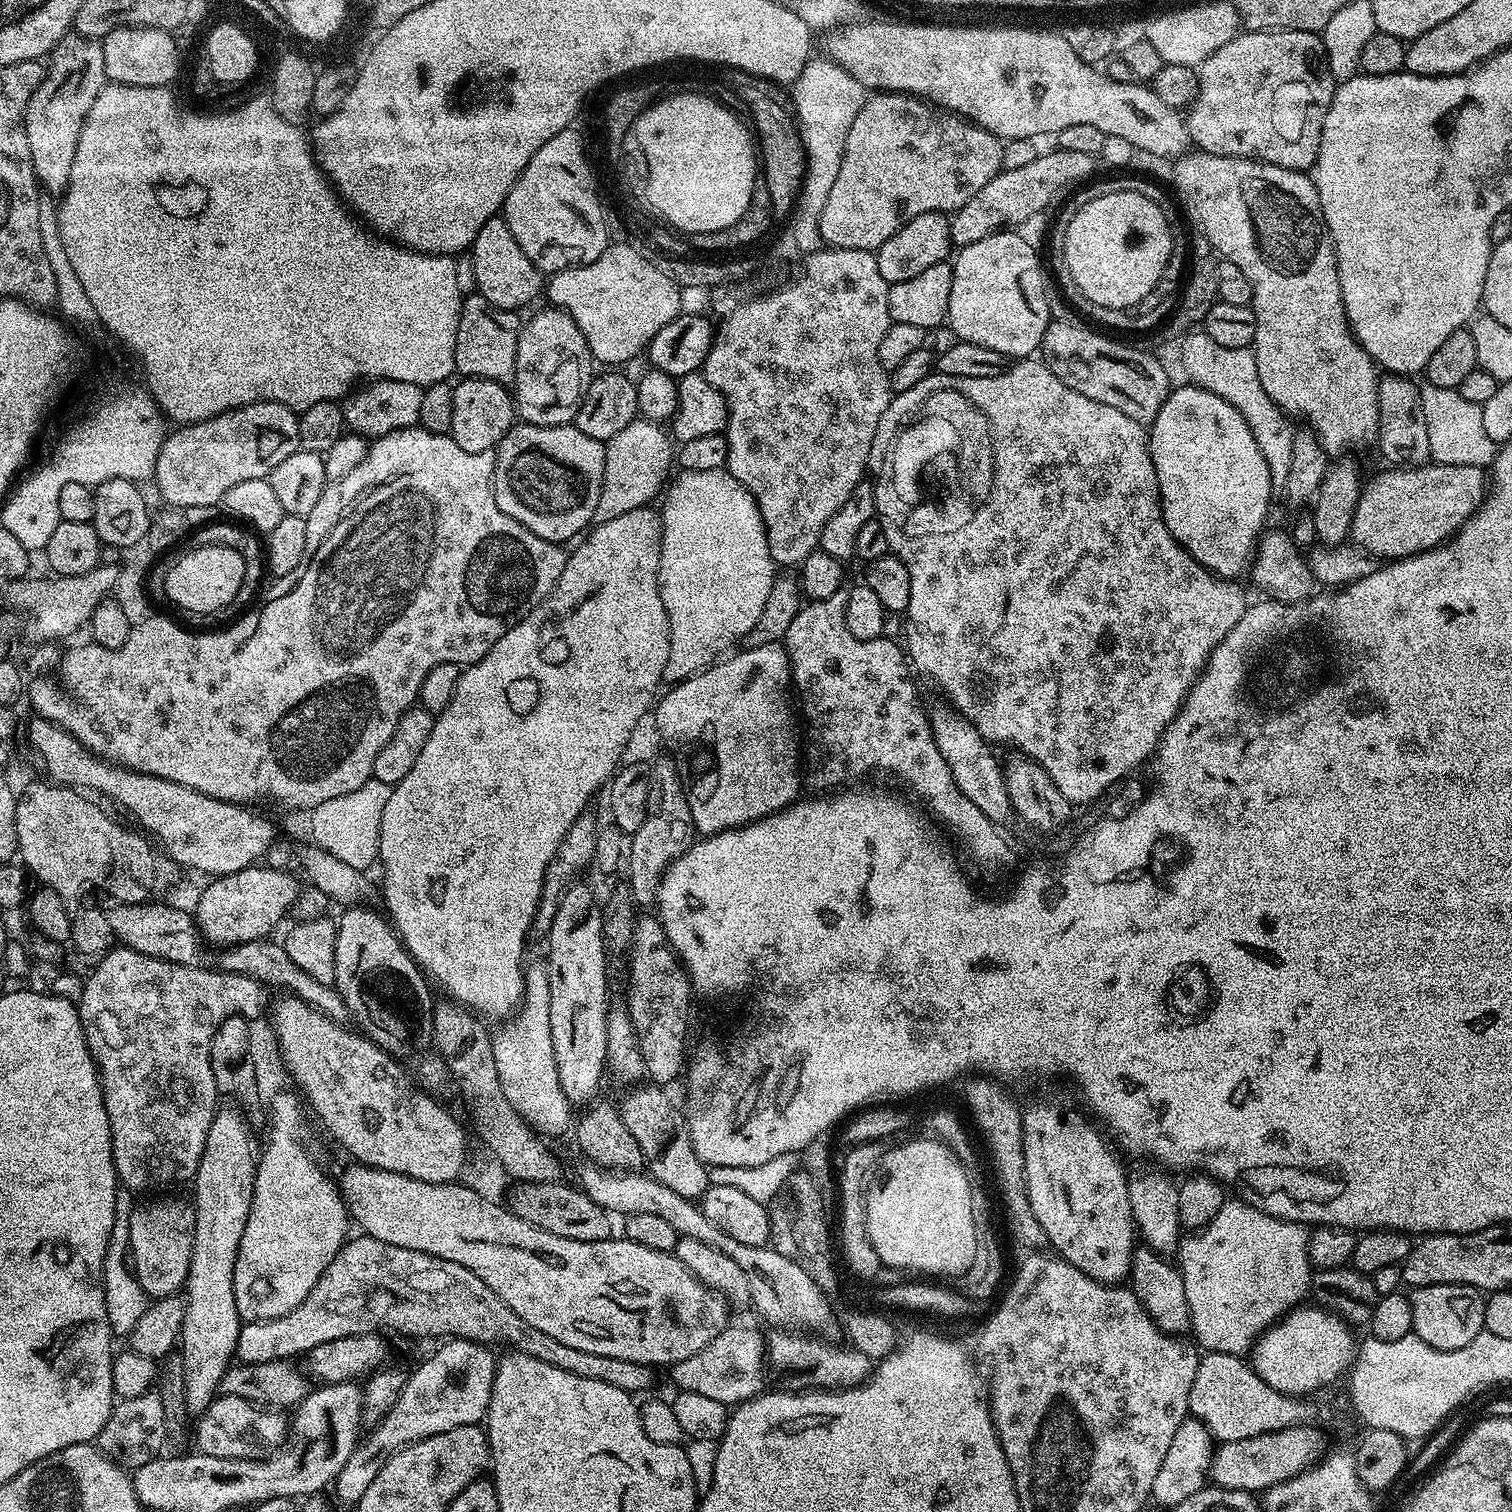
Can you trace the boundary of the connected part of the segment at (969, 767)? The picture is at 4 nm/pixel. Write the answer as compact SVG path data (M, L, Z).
M940 702L936 709L928 712L928 721L934 734L934 742L938 742L938 750L942 758L946 758L946 766L952 771L952 783L990 818L993 824L1004 826L1008 819L1013 819L1014 813L1010 794L1006 790L1004 770L1001 761L996 761L993 747L985 741L969 720L960 715L955 708Z

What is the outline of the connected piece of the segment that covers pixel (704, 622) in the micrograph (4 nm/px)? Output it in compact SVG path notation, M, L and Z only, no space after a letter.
M724 468L681 471L679 475L673 484L671 481L667 485L668 497L664 500L660 529L660 593L670 622L670 658L664 671L664 680L668 682L703 673L705 668L717 663L721 654L729 651L731 644L739 645L758 622L778 577L778 566L772 561L766 542L764 519L751 492Z

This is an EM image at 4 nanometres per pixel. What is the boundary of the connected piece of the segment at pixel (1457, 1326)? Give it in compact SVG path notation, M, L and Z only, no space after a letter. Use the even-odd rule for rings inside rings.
M1465 1284L1422 1286L1411 1289L1410 1299L1416 1312L1416 1320L1412 1324L1414 1335L1438 1350L1458 1350L1466 1346L1466 1342L1474 1342L1476 1335L1484 1331L1486 1296L1474 1286Z

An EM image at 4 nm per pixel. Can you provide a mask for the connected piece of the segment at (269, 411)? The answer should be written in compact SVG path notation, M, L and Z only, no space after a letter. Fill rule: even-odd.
M261 400L258 404L247 404L241 408L231 408L221 416L203 420L197 424L185 424L177 427L176 432L169 431L164 438L164 445L158 454L154 485L160 491L165 505L174 506L210 506L219 505L230 486L238 482L265 479L272 473L278 462L290 458L300 448L298 438L299 415L273 400Z

